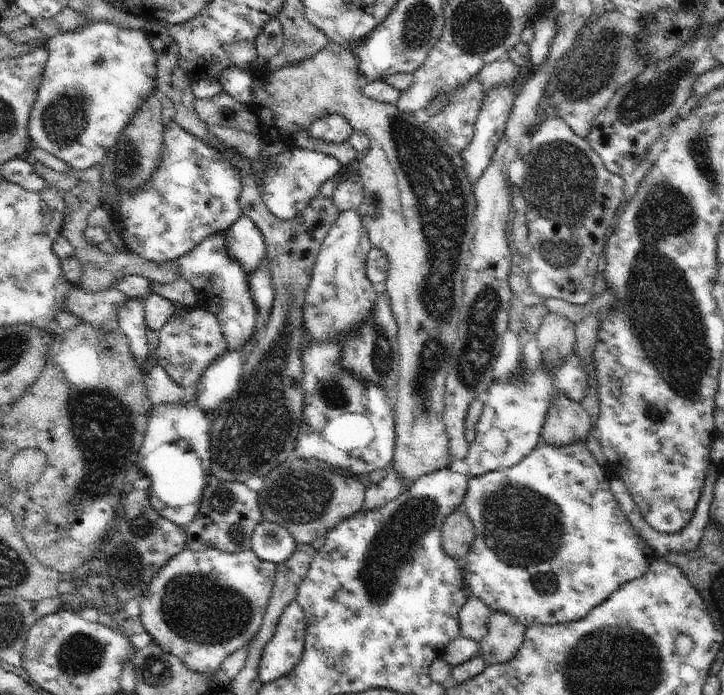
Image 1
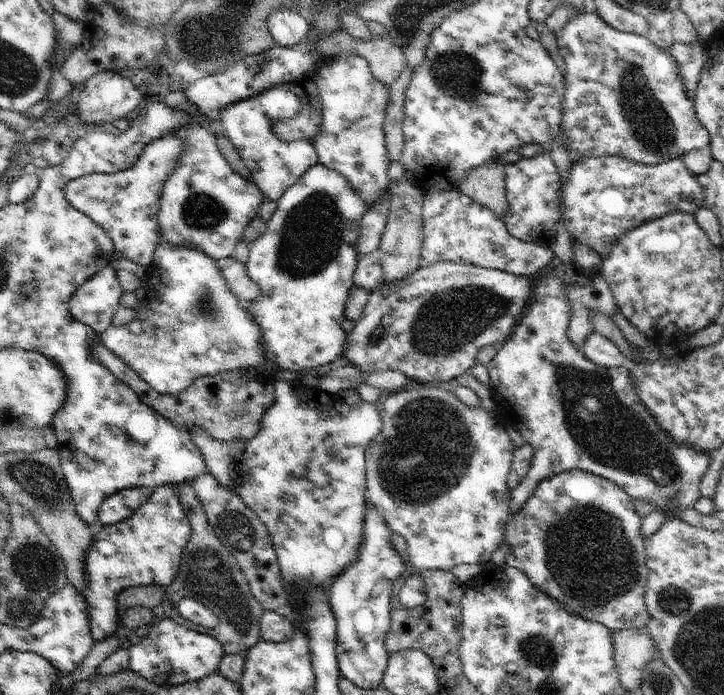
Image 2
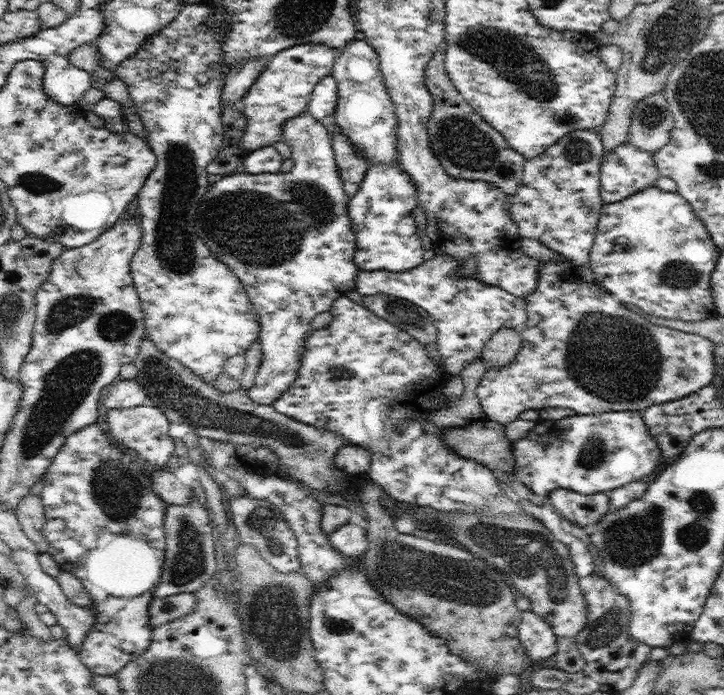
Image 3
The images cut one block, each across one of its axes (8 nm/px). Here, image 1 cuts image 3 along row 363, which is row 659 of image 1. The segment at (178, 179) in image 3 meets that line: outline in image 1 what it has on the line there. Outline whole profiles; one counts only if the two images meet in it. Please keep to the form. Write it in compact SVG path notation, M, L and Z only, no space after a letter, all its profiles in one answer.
M185 548L176 554L176 556L173 556L158 571L158 574L150 582L150 586L143 592L142 603L140 604L141 614L139 617L145 628L145 633L150 634L153 642L156 642L164 652L178 656L188 666L188 670L211 676L209 673L214 672L214 670L217 671L219 664L222 664L227 656L230 656L236 650L240 650L240 648L244 648L246 644L251 644L260 634L262 630L261 624L275 584L277 568L278 566L272 562L260 560L252 549L242 552L222 552L218 548L208 548L204 551L193 551Z

